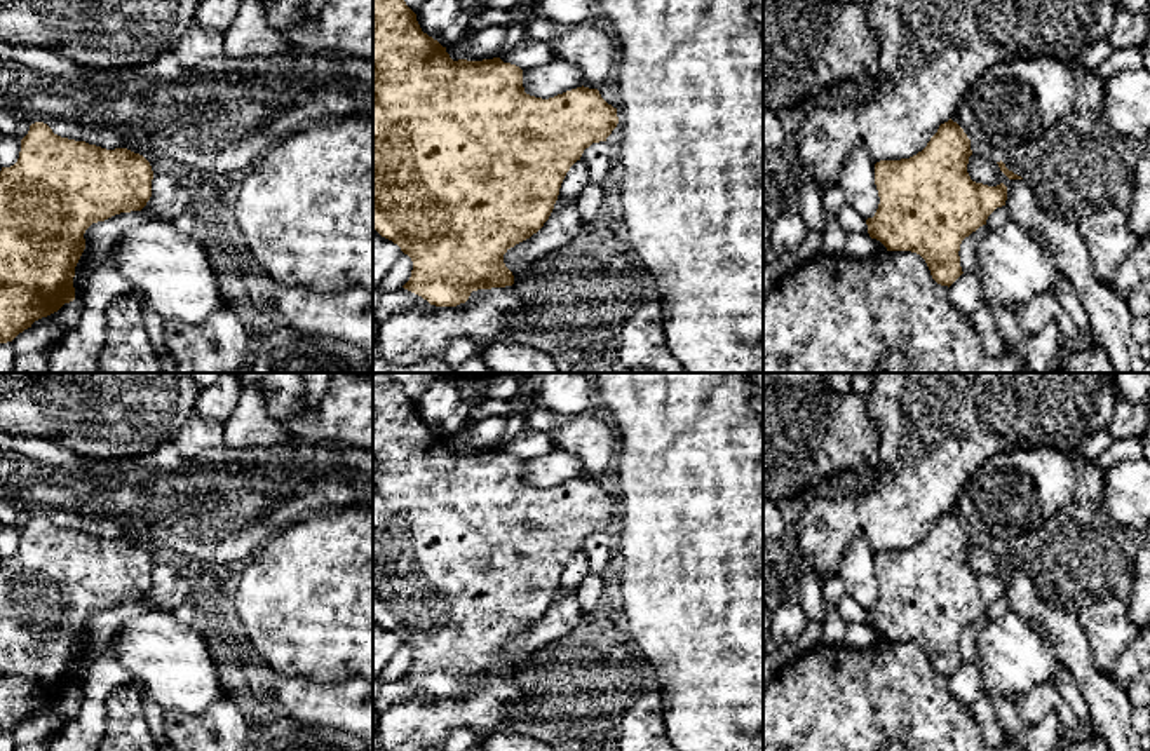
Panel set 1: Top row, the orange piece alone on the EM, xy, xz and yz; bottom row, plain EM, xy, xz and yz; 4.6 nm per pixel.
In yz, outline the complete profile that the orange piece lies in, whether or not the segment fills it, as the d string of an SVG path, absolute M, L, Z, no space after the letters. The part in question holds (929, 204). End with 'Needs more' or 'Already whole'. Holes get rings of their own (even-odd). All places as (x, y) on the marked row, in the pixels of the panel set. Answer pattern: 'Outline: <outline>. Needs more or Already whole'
Outline: M950 118L917 155L875 164L880 204L875 216L866 220L869 237L880 240L887 251L920 254L932 279L948 288L964 274L958 256L962 240L986 225L988 216L1007 200L1004 183L988 186L971 179L967 173L971 155L971 139Z. Already whole

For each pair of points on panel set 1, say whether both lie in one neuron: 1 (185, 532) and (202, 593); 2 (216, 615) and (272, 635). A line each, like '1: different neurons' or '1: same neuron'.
1: different neurons
2: different neurons

